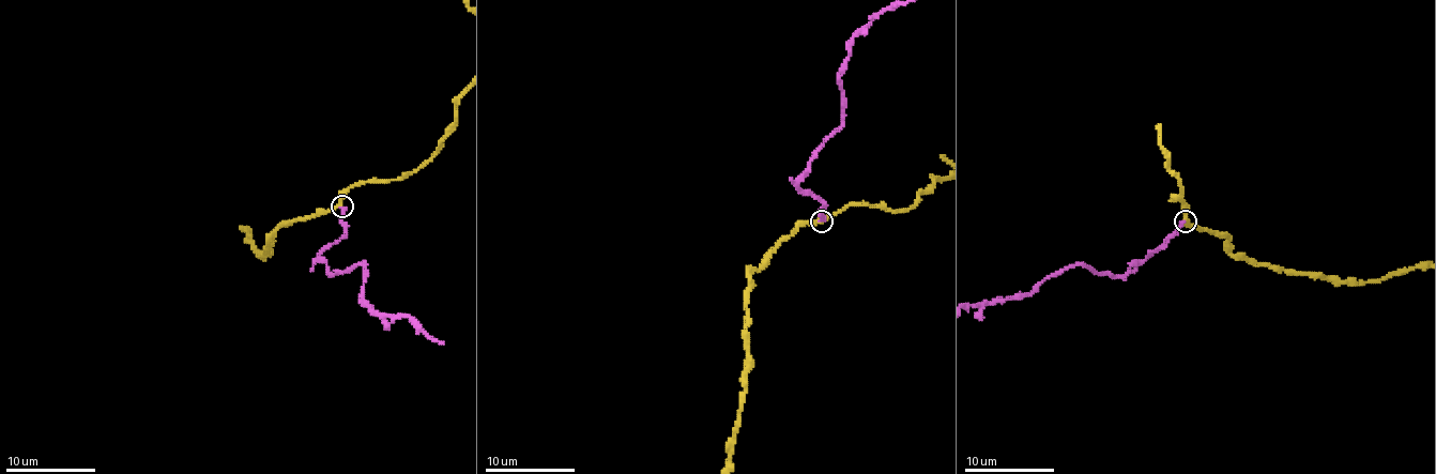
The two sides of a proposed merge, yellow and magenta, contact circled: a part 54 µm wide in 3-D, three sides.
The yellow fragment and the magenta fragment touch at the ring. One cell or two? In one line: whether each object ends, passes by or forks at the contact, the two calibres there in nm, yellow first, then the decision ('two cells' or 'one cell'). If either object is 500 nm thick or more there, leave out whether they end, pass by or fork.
yellow passes by | magenta ends | 200/260 nm | one cell

